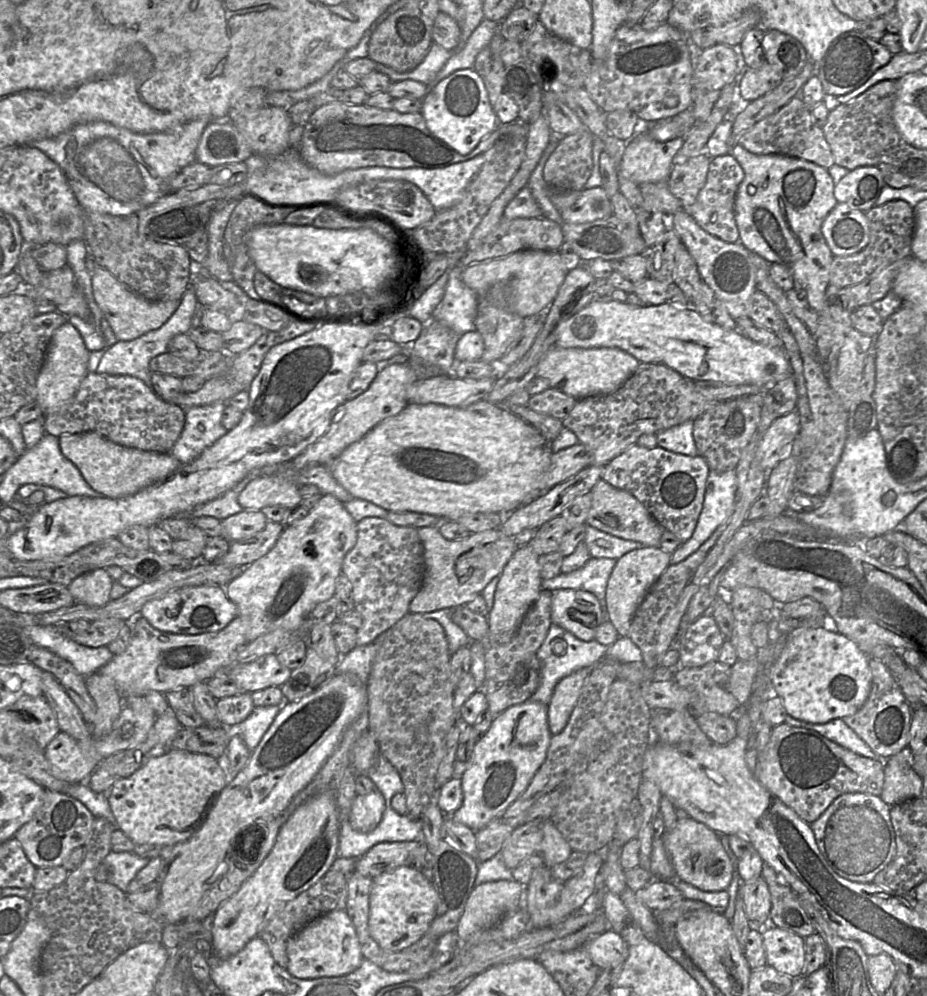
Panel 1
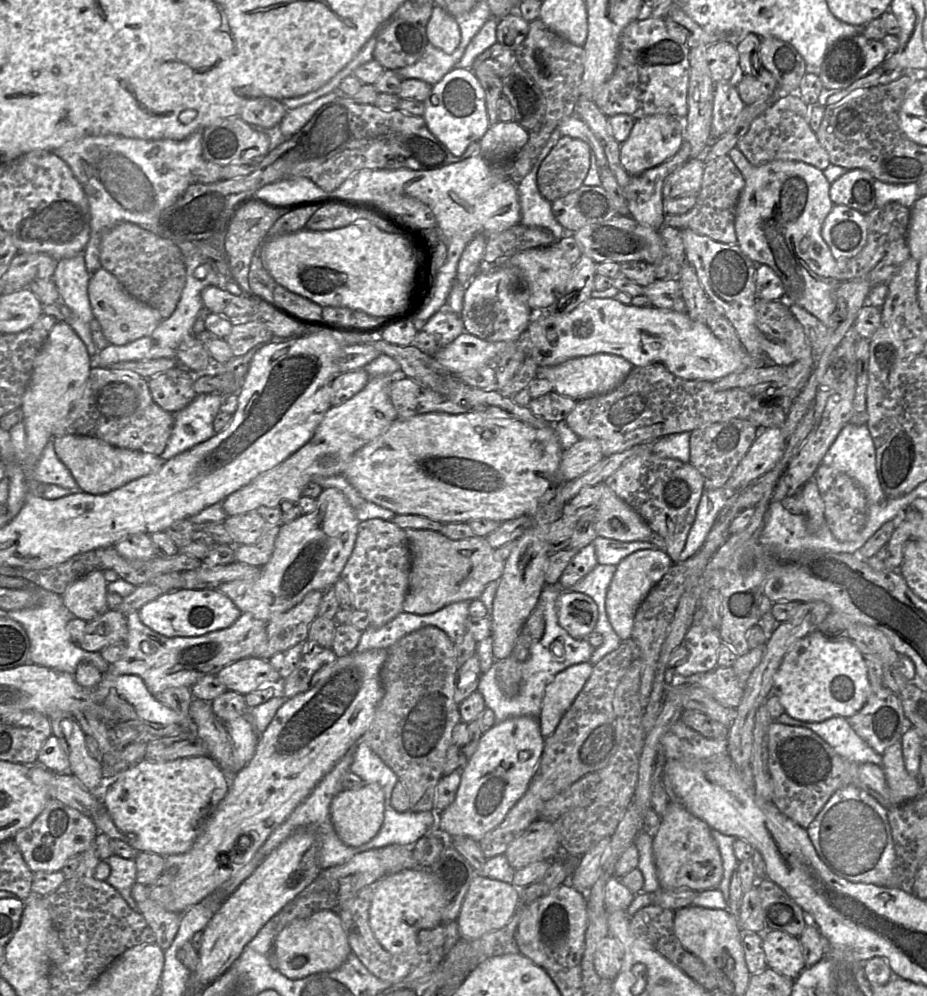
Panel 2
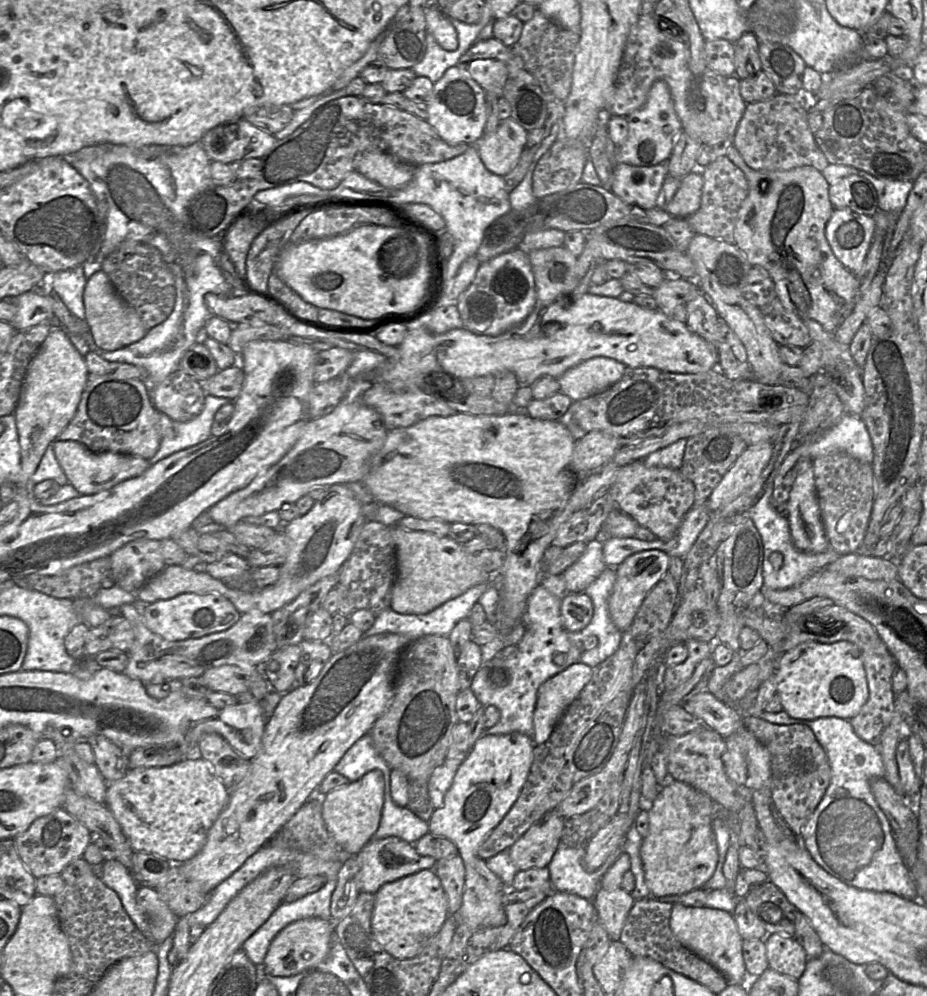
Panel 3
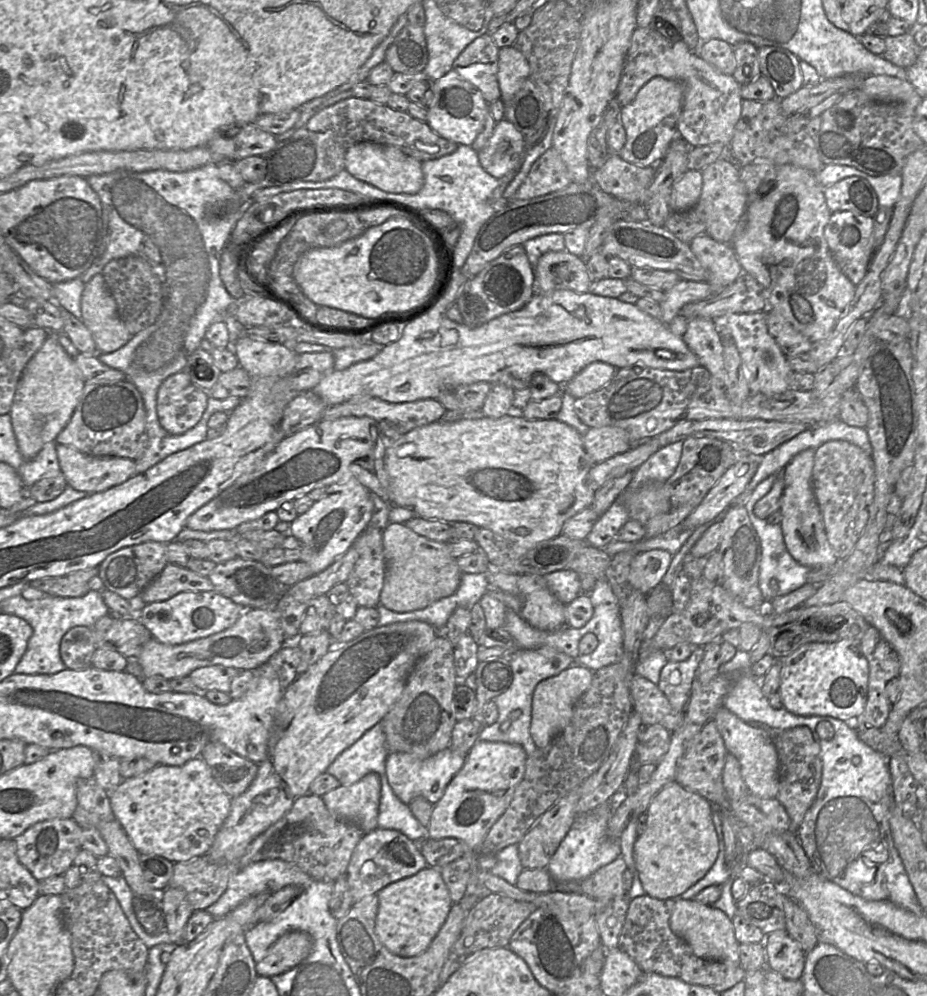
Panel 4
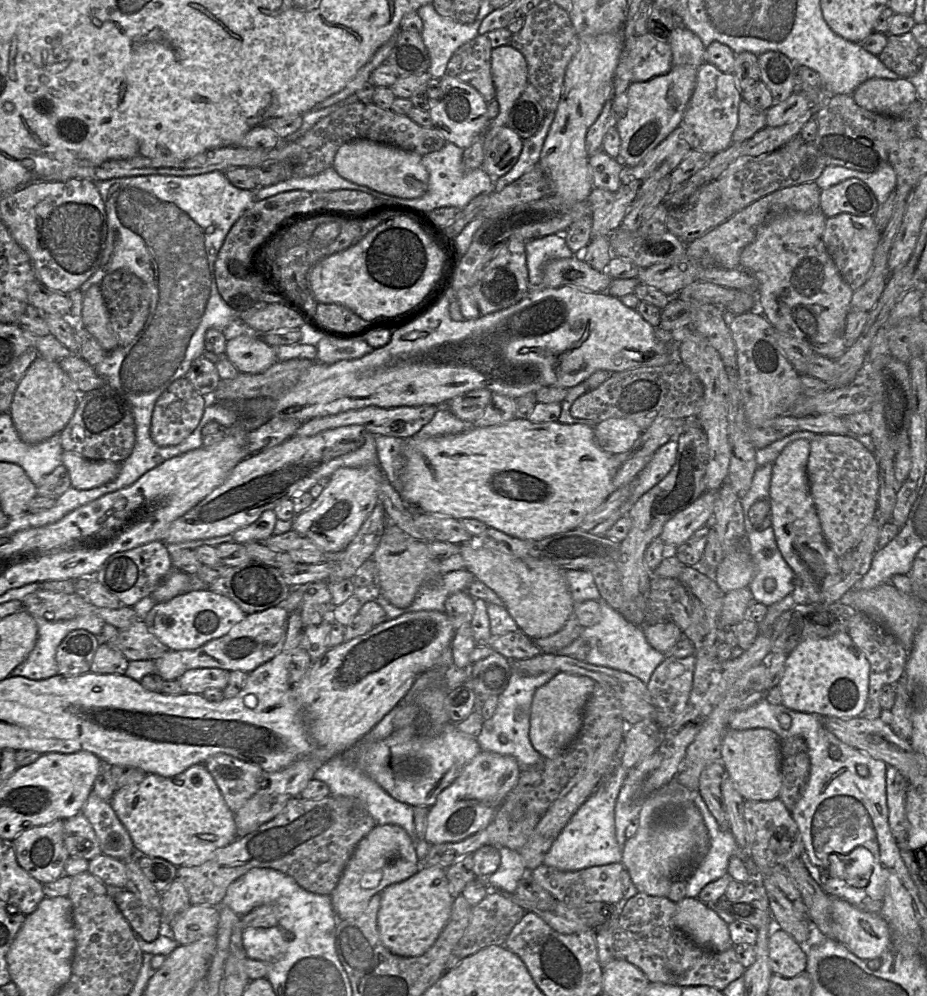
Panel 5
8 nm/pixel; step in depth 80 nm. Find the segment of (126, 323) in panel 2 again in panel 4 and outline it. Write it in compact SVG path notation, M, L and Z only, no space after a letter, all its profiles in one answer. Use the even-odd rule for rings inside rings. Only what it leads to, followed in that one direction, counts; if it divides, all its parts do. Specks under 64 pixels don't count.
M102 273L85 285L81 312L81 320L92 333L99 353L114 352L132 338L118 314L116 302Z

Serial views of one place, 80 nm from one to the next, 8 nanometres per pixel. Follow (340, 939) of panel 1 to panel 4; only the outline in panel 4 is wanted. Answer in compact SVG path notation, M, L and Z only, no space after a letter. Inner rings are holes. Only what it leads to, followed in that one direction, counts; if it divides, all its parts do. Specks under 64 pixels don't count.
M289 931L274 942L262 961L256 963L257 974L271 978L289 971L308 957L312 948L313 940L307 932Z

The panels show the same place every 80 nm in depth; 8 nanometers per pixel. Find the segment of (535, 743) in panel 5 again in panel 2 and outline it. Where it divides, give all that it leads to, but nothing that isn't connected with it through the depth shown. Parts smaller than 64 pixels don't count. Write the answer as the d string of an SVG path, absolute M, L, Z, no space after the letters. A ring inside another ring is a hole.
M582 662L556 674L546 686L538 717L541 734L550 736L574 702L593 671L593 664Z

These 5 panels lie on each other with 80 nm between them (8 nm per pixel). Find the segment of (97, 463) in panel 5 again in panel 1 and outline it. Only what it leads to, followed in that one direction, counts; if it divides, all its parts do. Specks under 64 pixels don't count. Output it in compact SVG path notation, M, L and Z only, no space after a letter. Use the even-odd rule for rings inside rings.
M97 432L64 434L59 438L62 454L81 472L87 483L108 498L121 498L169 478L181 463L170 453L130 448L114 443Z

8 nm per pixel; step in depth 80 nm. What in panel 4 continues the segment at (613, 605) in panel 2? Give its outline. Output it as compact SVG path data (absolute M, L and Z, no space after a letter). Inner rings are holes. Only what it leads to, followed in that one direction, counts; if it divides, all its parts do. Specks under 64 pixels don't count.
M663 549L635 553L628 575L630 585L647 596L656 585L662 582L672 558L673 554Z

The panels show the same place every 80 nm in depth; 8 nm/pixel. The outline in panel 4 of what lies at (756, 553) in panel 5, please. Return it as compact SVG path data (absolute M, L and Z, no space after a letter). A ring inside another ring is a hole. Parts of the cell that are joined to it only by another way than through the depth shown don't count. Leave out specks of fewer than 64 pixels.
M755 503L752 505L751 511L749 511L749 519L760 538L762 550L757 586L761 590L764 599L772 601L775 597L788 594L804 585L807 582L808 574L812 569L798 563L788 552L780 523L770 524L766 519L757 517L754 513L754 505ZM771 579L777 581L777 590L772 590L769 586Z

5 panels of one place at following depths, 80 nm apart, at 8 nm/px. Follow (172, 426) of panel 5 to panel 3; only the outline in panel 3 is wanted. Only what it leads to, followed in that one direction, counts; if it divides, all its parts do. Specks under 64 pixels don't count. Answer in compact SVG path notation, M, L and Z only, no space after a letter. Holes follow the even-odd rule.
M177 369L150 388L150 397L159 412L174 421L185 422L201 413L206 392L202 383Z

